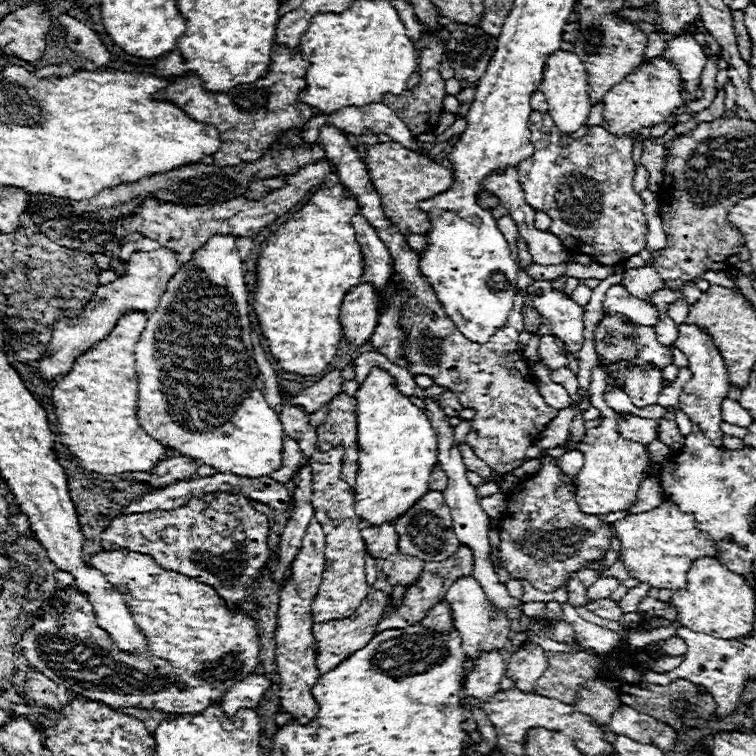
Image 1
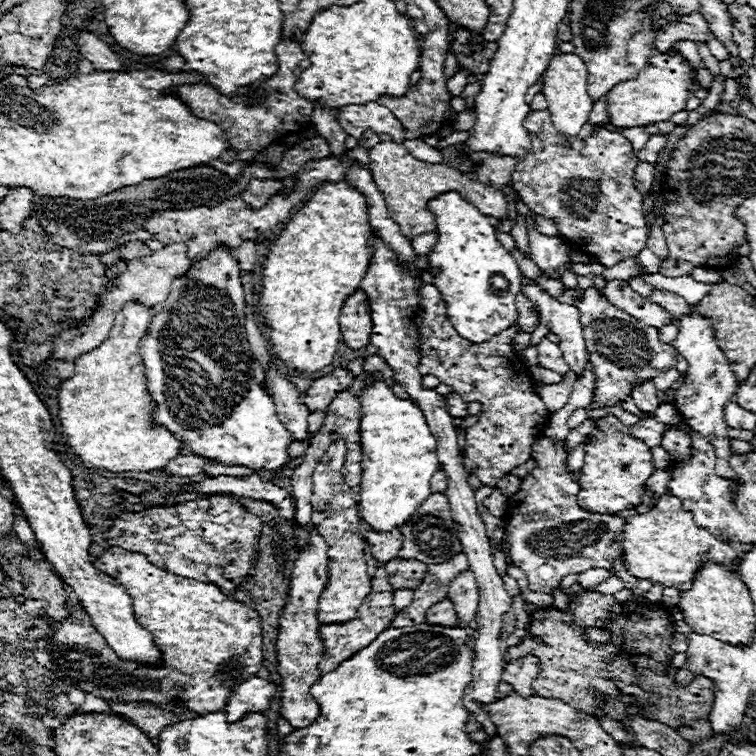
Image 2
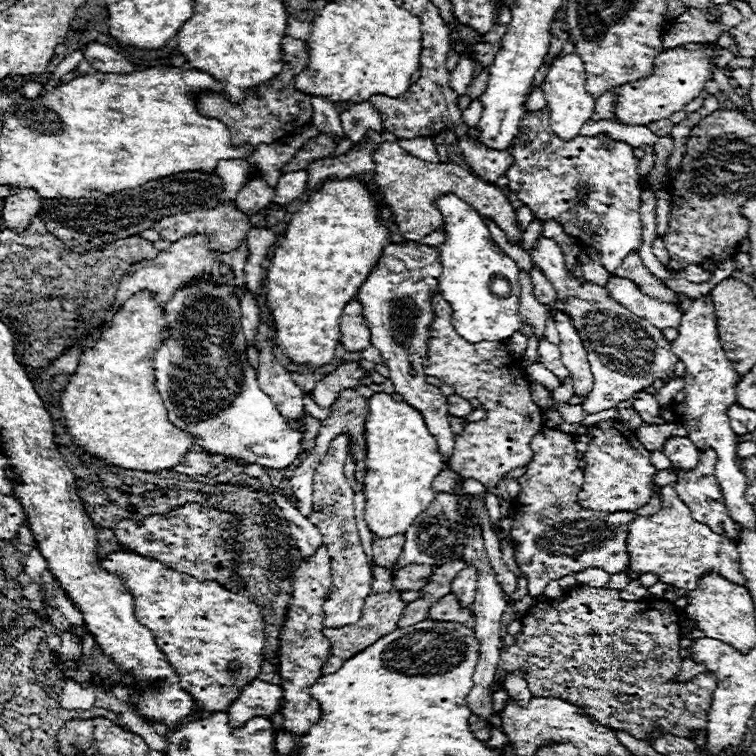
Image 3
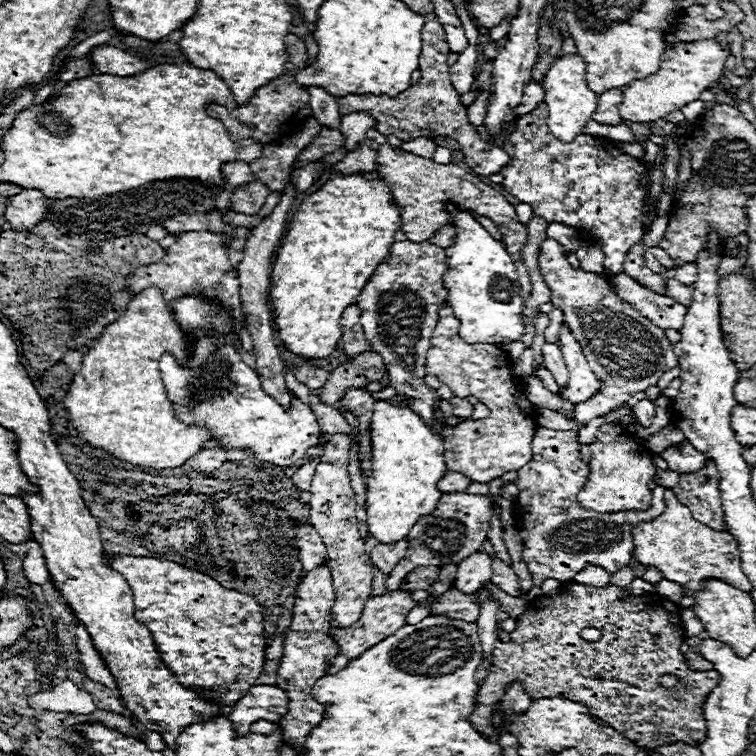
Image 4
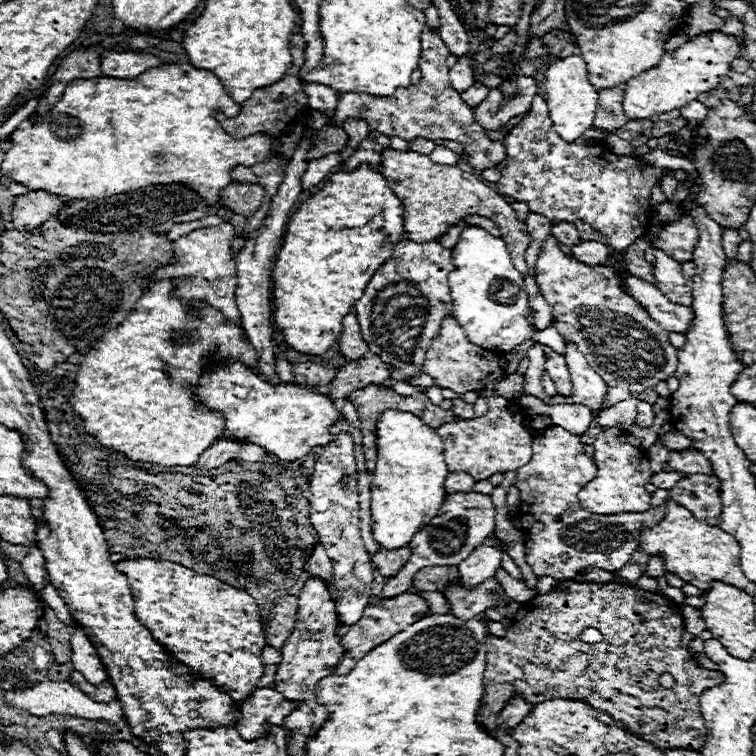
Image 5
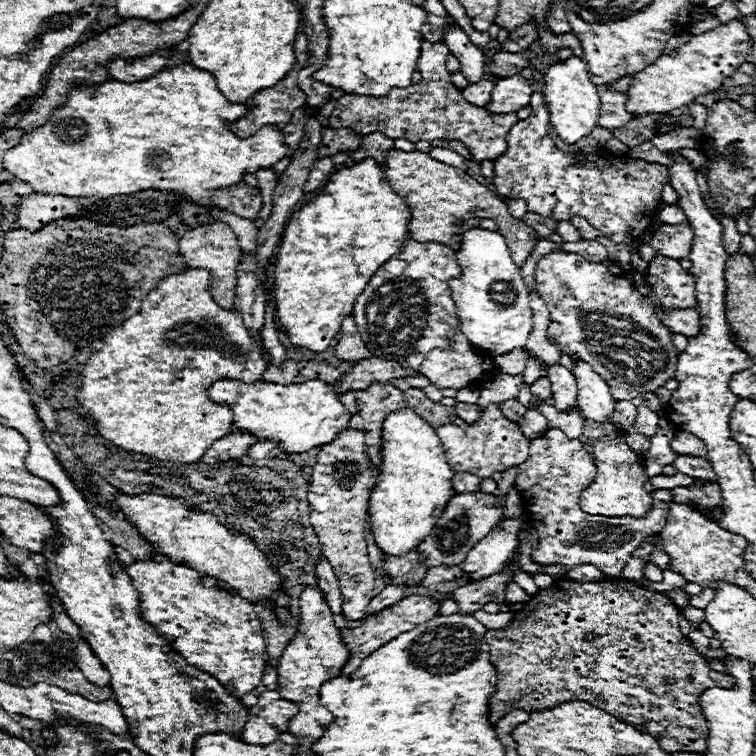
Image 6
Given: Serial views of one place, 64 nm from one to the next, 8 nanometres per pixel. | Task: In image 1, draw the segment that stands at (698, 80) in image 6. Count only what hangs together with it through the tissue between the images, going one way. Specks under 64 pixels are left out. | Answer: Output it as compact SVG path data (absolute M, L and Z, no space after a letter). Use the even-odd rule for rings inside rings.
M654 58L654 62L640 66L636 72L628 74L620 84L616 84L602 98L602 104L604 128L614 136L630 136L640 128L652 128L678 106L684 106L684 98L680 98L680 72L662 58Z

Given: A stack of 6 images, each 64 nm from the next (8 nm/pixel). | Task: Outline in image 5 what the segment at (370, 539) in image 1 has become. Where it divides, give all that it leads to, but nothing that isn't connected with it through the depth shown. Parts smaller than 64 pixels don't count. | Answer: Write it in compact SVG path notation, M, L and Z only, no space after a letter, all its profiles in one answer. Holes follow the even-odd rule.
M378 548L378 552L372 556L372 564L378 568L378 572L382 576L394 576L394 572L398 572L398 568L402 564L406 564L410 556L410 548L398 548L398 550L386 550L386 548Z

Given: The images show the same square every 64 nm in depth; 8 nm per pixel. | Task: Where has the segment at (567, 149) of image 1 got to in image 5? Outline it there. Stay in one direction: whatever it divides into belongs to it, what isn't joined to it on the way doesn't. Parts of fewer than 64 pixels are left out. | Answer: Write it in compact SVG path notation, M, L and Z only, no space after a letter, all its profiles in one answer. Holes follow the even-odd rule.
M536 96L532 102L532 110L522 118L522 122L506 136L506 160L498 164L502 178L498 182L498 192L512 196L518 202L526 202L530 206L530 212L546 216L550 222L576 222L584 220L594 230L598 230L602 236L606 236L606 248L610 254L610 260L606 260L606 266L612 266L616 270L622 268L622 260L618 256L624 256L626 248L634 244L644 232L648 230L648 212L652 210L650 190L656 184L658 178L662 178L664 170L648 166L646 162L632 158L632 156L618 156L608 152L606 144L592 144L584 138L574 140L574 144L566 144L562 138L556 136L556 132L548 126L548 106L542 100L542 96Z

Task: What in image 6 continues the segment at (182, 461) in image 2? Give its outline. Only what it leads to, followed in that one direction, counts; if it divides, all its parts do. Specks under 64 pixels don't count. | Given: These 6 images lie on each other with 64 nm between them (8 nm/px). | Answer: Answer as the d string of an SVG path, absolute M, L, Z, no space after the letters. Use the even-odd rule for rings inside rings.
M248 432L228 434L210 446L210 450L202 456L202 462L204 464L216 464L216 462L232 460L232 458L242 458L246 454L246 448L252 446L254 442L256 440L252 436L248 436Z

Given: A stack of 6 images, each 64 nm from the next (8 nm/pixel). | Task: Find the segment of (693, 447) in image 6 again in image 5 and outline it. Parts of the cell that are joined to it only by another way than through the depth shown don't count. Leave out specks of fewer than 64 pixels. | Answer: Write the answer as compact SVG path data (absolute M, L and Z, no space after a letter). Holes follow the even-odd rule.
M672 428L672 430L664 436L664 446L666 446L668 450L684 450L684 448L692 448L690 440L688 440L682 432L678 432L676 428Z

